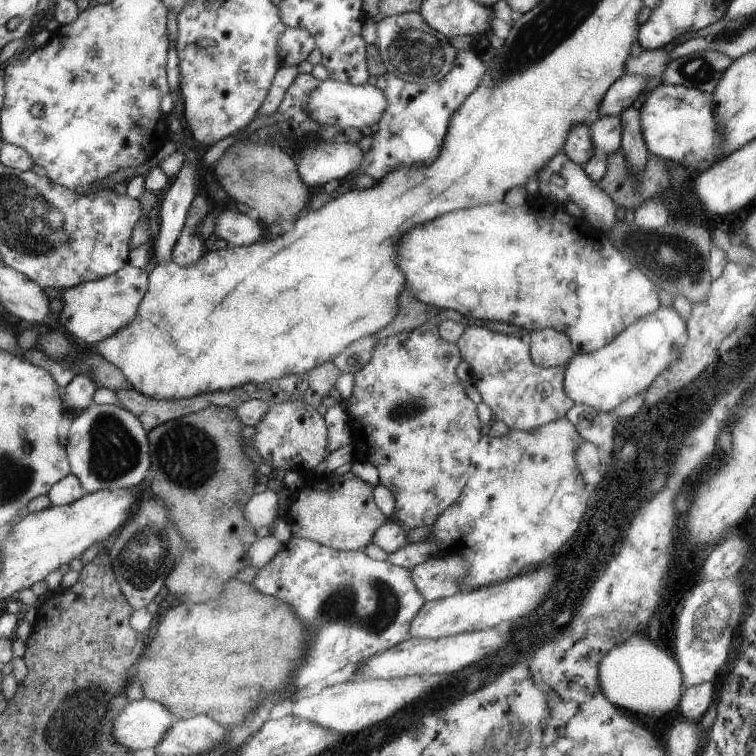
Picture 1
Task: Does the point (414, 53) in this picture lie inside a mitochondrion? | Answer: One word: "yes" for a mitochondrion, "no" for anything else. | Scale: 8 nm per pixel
yes

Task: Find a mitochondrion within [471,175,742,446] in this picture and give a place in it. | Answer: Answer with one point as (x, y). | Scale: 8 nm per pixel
(643, 243)

